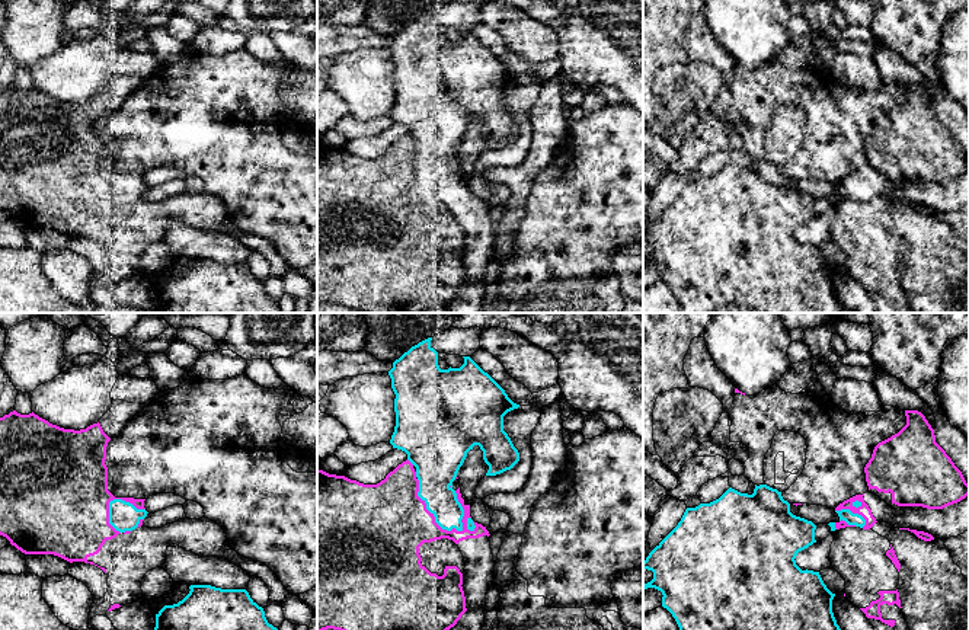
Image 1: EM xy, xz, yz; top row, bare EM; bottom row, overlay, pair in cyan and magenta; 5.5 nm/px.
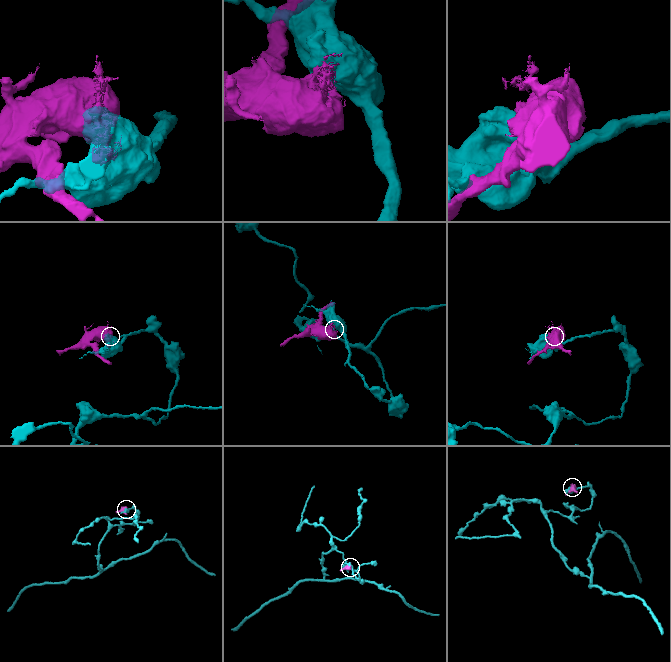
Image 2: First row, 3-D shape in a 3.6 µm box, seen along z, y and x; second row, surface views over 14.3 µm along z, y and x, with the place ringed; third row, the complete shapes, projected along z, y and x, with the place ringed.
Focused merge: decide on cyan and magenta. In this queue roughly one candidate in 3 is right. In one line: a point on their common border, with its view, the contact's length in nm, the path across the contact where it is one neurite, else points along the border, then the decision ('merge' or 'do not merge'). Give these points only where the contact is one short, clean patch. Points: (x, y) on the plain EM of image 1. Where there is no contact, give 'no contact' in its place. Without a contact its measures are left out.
contact xz (431, 186); length 380 nm; do not merge

